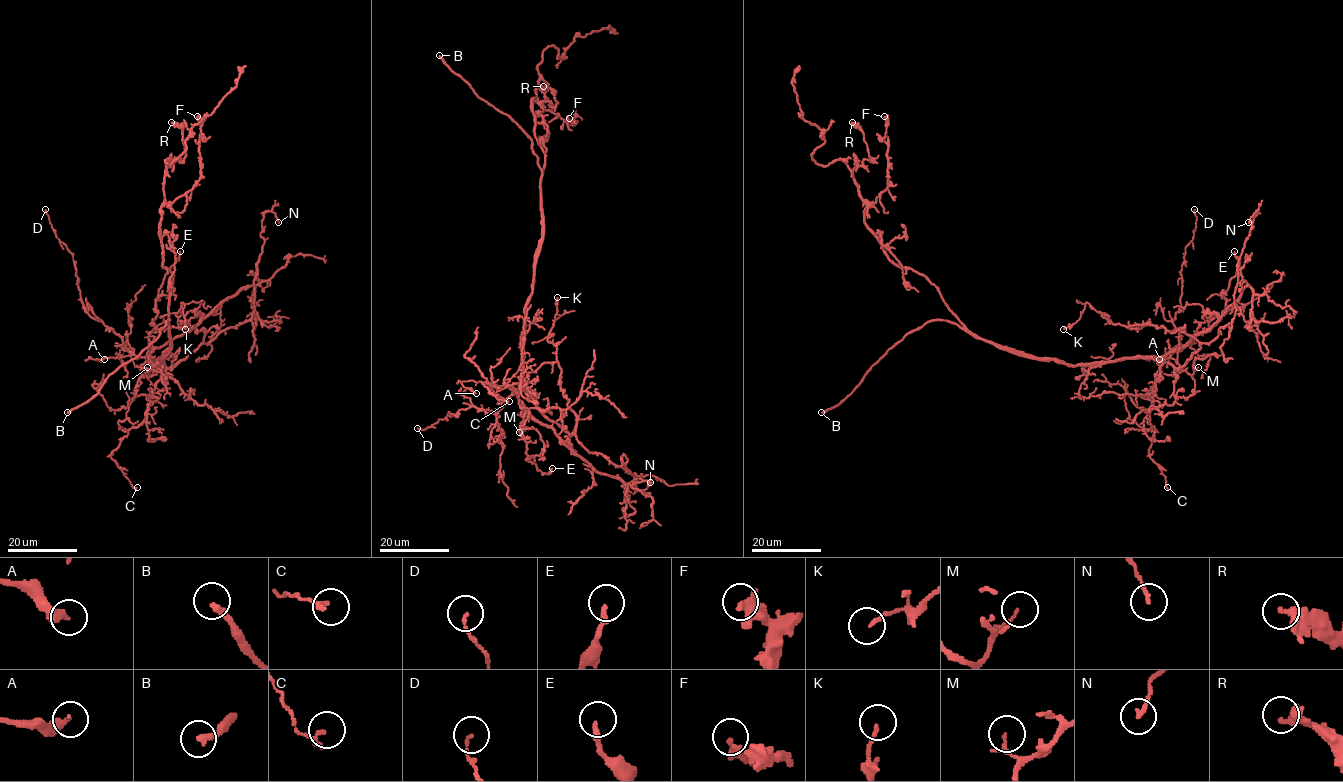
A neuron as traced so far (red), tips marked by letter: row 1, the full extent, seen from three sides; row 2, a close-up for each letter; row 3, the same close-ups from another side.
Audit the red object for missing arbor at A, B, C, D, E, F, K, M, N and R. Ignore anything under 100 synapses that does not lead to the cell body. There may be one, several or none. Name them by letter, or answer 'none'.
B

